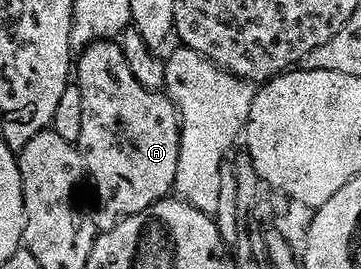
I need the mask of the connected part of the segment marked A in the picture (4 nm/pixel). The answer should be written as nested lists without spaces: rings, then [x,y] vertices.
[[[102,41],[84,48],[75,63],[75,83],[83,97],[83,129],[76,146],[97,190],[98,232],[110,231],[127,217],[151,209],[174,190],[181,115],[164,94],[148,91],[135,81],[125,48],[117,41]]]

